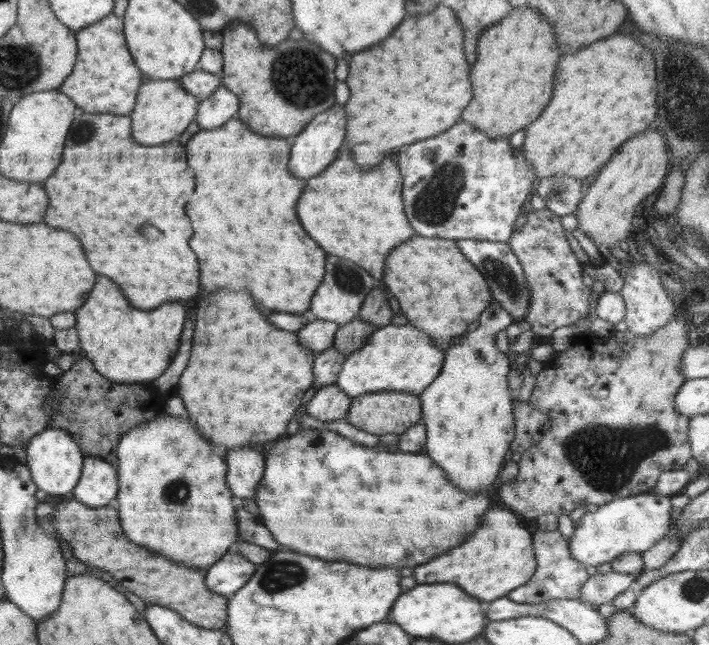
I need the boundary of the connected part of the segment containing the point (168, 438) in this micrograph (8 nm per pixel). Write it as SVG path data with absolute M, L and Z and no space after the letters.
M157 416L120 439L115 507L130 541L186 567L208 568L237 544L236 497L227 485L227 462L214 454L198 428L180 416Z

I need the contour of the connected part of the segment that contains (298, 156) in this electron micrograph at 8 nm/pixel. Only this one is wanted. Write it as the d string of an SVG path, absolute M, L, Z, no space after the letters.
M332 106L330 110L318 114L295 136L292 143L292 154L290 155L290 164L288 170L302 179L310 179L316 174L320 174L330 162L336 159L336 152L340 150L346 136L346 112L342 106Z

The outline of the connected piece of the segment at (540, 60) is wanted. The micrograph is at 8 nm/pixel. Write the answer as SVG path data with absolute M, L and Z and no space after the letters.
M528 6L514 8L506 18L486 27L484 34L478 37L478 60L470 72L474 92L460 120L472 123L474 127L488 133L492 138L510 138L516 131L525 129L538 118L538 114L552 98L554 92L552 82L558 60L560 60L560 48L556 44L556 34L554 28L544 20L544 16Z

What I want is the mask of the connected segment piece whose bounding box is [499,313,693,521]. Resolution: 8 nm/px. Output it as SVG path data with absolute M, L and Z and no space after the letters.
M675 313L675 316L670 317L670 321L664 325L663 328L652 332L651 334L646 334L645 336L640 336L638 334L633 334L632 332L627 332L624 334L624 338L616 338L620 344L620 348L624 346L624 342L620 340L626 340L627 343L622 348L624 353L619 355L618 346L614 346L614 354L612 352L612 337L614 332L610 332L607 336L608 340L602 343L597 337L596 340L596 357L608 357L608 362L604 362L604 366L580 366L580 352L574 352L574 354L568 354L568 352L561 352L560 358L564 358L564 368L570 370L568 372L568 378L566 378L566 372L554 372L554 364L546 370L542 369L535 377L536 383L528 403L540 411L544 411L546 415L550 417L550 430L542 436L542 440L532 446L532 449L524 450L521 453L521 459L519 461L519 474L512 480L512 482L502 483L500 485L499 496L502 504L510 509L512 512L519 514L525 521L531 521L536 519L542 514L554 513L558 517L562 514L567 515L572 512L578 506L584 506L587 504L597 504L602 506L620 498L622 496L636 496L646 492L652 492L660 479L660 474L662 472L670 472L670 470L682 469L686 462L692 458L690 445L688 444L688 430L689 430L689 418L676 410L676 403L674 400L678 389L687 381L686 376L682 375L682 369L680 369L680 362L682 362L682 354L688 350L690 347L689 335L692 331L692 323L688 322L692 318L688 315L680 316L679 313Z

